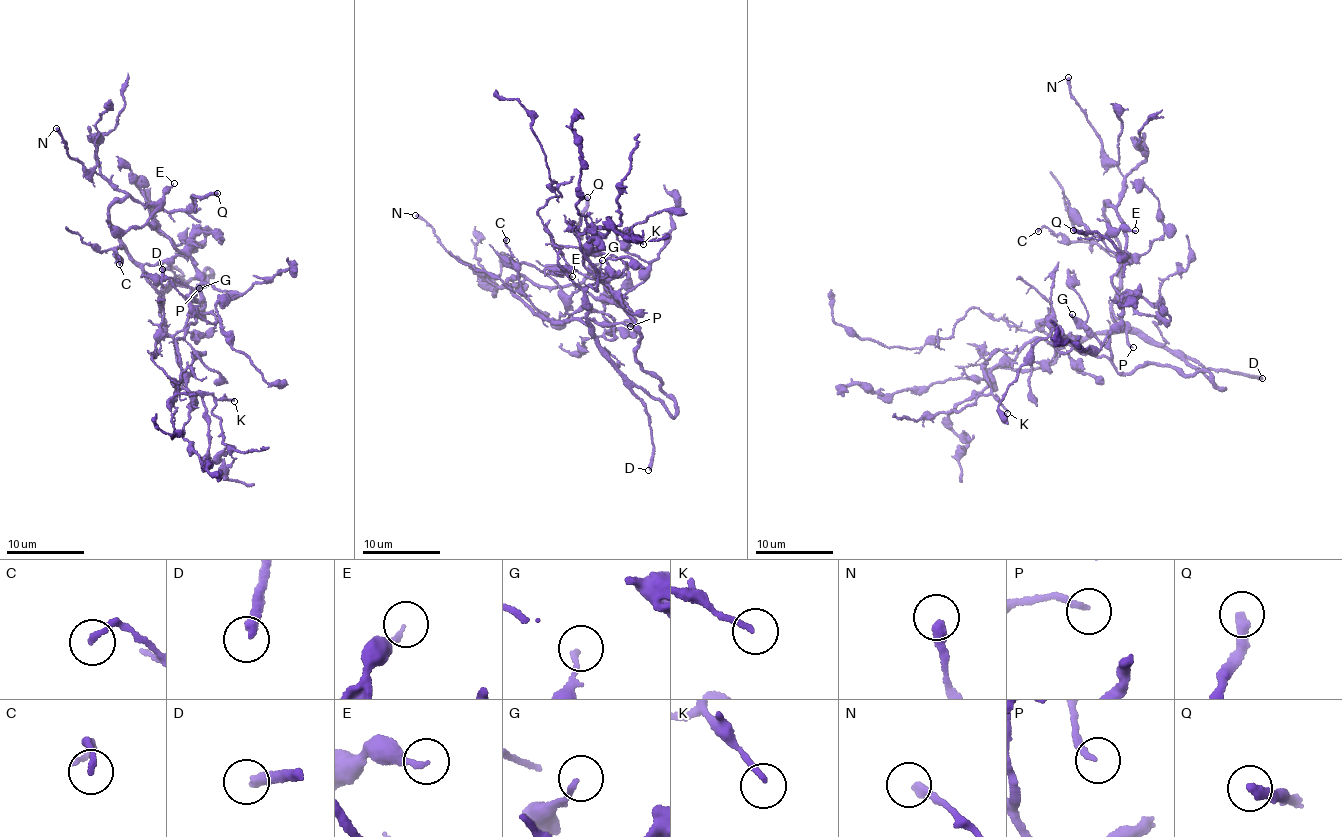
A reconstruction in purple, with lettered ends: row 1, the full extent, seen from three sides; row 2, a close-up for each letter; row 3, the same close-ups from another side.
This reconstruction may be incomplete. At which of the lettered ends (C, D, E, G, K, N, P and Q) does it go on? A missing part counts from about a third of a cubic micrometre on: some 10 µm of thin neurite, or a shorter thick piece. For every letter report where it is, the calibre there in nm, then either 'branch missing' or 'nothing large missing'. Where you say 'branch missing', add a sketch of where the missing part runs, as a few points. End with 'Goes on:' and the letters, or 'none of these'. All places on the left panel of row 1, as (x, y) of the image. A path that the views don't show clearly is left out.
C: place (119, 264); calibre 160 nm; branch missing; course (119, 264), (115, 273), (100, 267)
D: place (162, 269); calibre 320 nm; branch missing
E: place (174, 183); calibre 160 nm; nothing large missing
G: place (199, 288); calibre 160 nm; nothing large missing
K: place (234, 401); calibre 170 nm; branch missing
N: place (56, 128); calibre 320 nm; nothing large missing
P: place (199, 288); calibre 200 nm; nothing large missing
Q: place (217, 193); calibre 320 nm; branch missing
Goes on: C, D, K, Q

